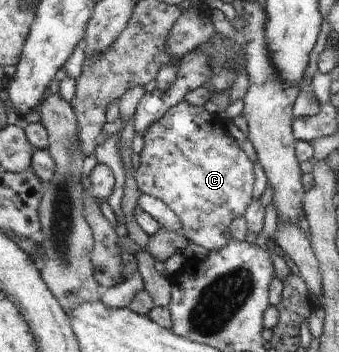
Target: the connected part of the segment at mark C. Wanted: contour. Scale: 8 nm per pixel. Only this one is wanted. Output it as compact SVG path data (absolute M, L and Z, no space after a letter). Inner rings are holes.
M183 100L172 106L158 121L148 126L148 129L141 134L144 140L144 147L142 153L138 156L140 164L132 174L136 181L136 188L140 193L155 197L160 200L177 218L183 229L185 240L204 247L207 251L218 251L223 248L231 239L228 233L228 226L230 222L237 217L240 217L245 212L248 204L251 202L251 192L254 181L253 164L244 155L244 152L238 148L236 140L233 140L220 125L219 116L208 114L203 106L194 107L187 104Z

